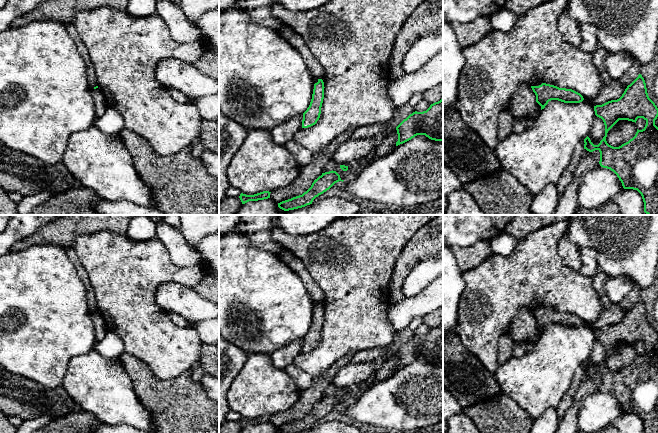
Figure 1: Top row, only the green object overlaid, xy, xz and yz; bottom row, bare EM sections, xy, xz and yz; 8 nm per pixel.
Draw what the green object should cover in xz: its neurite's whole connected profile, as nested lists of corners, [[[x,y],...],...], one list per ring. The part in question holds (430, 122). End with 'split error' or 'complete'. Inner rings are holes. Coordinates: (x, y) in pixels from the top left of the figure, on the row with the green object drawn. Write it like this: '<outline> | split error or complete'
[[[443,99],[431,104],[426,111],[413,112],[396,127],[396,130],[396,146],[417,135],[425,135],[431,140],[443,142]]] | complete

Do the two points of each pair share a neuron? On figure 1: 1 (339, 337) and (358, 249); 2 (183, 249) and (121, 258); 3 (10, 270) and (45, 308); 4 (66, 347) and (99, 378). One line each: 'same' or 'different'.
1: same
2: different
3: same
4: different

